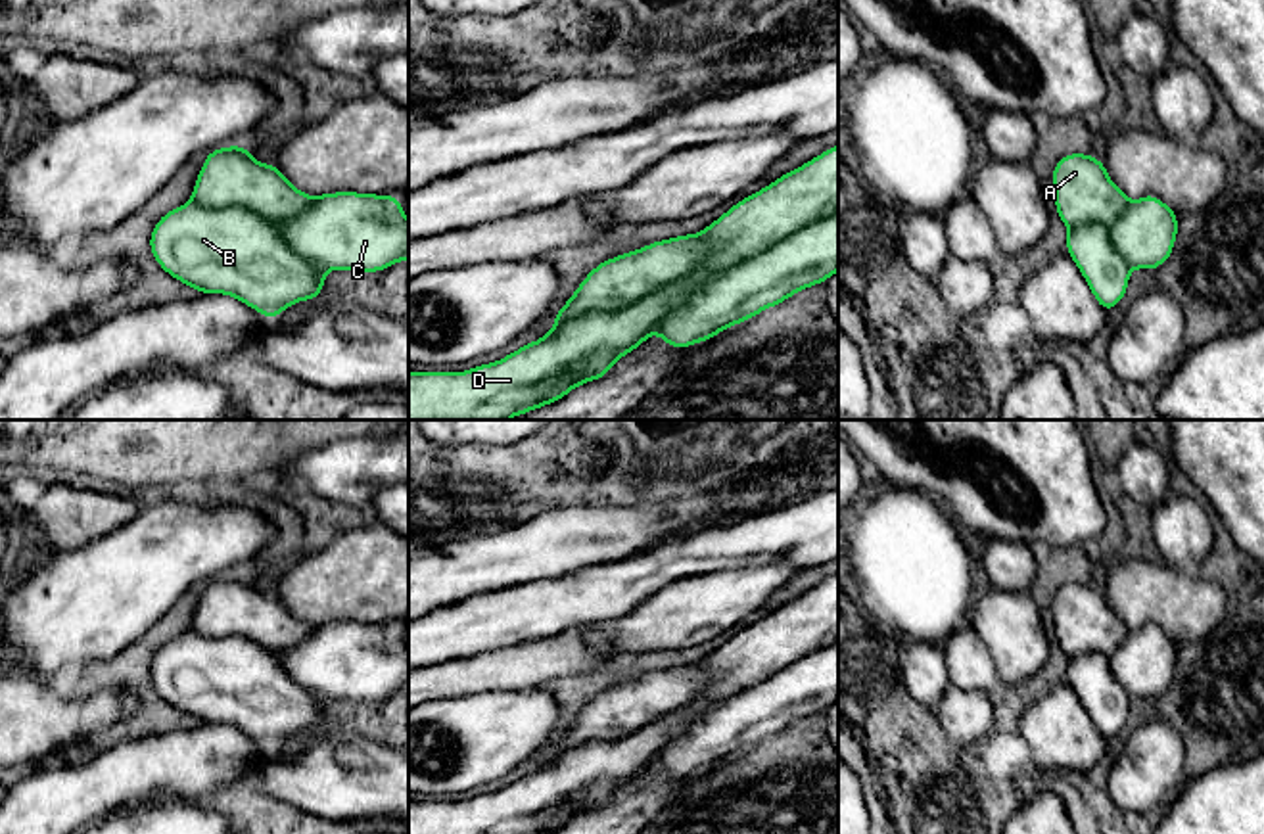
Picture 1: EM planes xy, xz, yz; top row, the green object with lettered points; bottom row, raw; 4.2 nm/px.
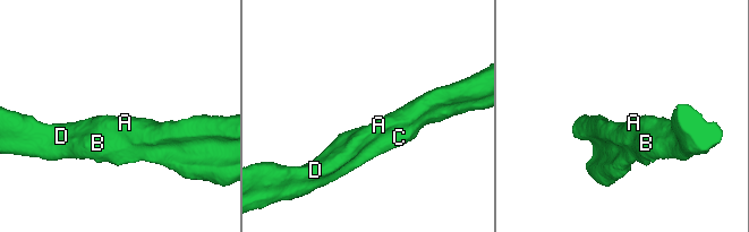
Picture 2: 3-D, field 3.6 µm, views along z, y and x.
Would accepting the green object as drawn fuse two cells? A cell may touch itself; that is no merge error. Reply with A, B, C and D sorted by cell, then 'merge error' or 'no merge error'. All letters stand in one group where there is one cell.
A D / B C; merge error

